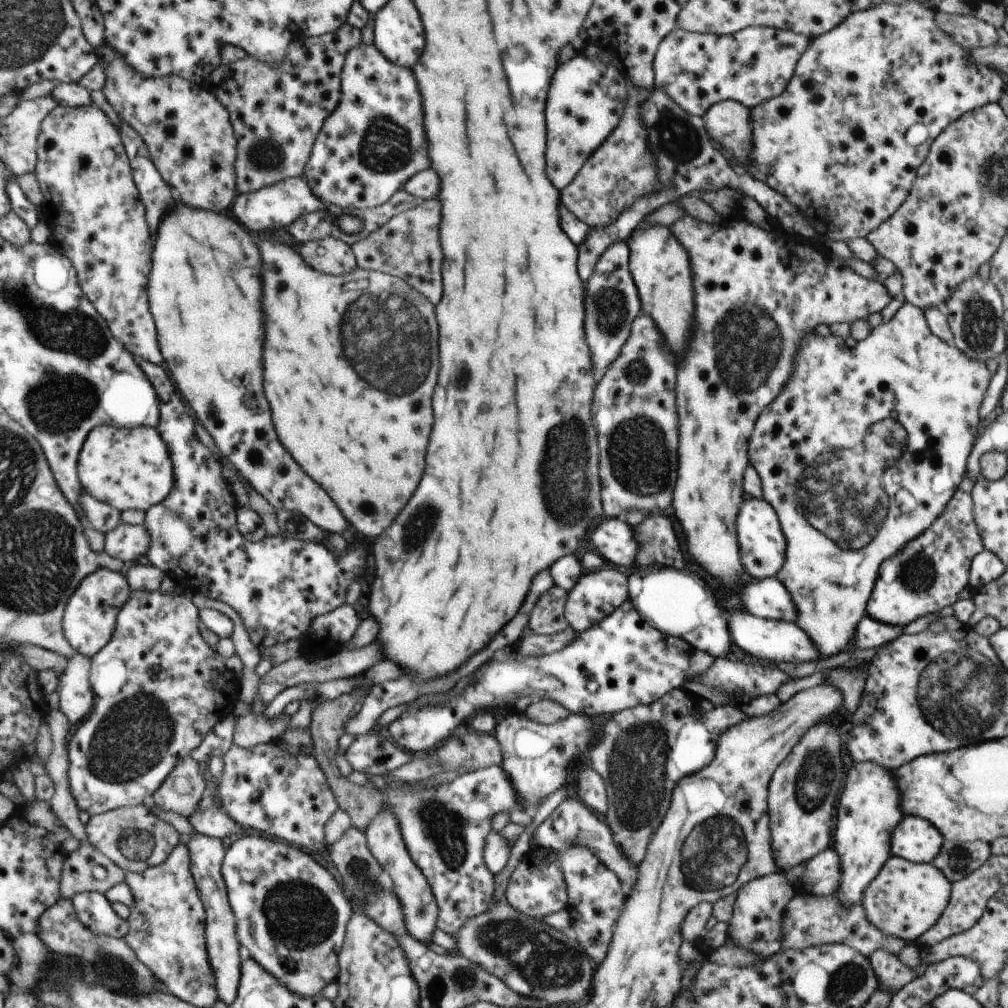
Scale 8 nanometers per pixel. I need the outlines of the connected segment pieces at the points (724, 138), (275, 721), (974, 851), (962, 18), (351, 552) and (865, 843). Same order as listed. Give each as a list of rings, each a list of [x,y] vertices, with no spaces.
[[[725,99],[706,110],[703,122],[711,142],[719,143],[740,167],[746,168],[751,146],[749,108]]]
[[[282,713],[277,718],[269,715],[263,717],[241,717],[236,726],[234,744],[251,748],[263,743],[273,743],[290,728],[292,716]]]
[[[943,839],[939,852],[931,864],[938,867],[951,882],[954,882],[979,868],[989,855],[990,845],[986,842],[970,843]]]
[[[934,11],[934,21],[937,26],[947,33],[957,44],[967,50],[977,47],[988,47],[996,44],[997,29],[992,25],[977,19],[974,14],[950,15]]]
[[[141,358],[136,360],[158,390],[161,420],[157,428],[170,446],[175,473],[175,486],[170,496],[146,512],[144,525],[152,538],[147,559],[167,572],[167,560],[181,558],[181,568],[185,570],[196,591],[232,606],[241,615],[250,640],[258,648],[261,649],[264,645],[271,648],[273,644],[293,639],[301,640],[311,630],[317,617],[332,613],[345,604],[347,588],[365,573],[367,560],[363,548],[358,542],[354,542],[353,548],[351,543],[345,556],[335,558],[323,543],[293,540],[282,534],[267,536],[259,542],[249,540],[237,528],[237,510],[233,508],[233,504],[237,504],[237,498],[224,477],[224,468],[217,455],[207,445],[199,442],[196,434],[197,418],[182,398],[169,370],[165,365],[156,365]]]
[[[871,761],[855,762],[847,772],[847,782],[839,796],[839,814],[835,814],[835,846],[839,852],[840,883],[835,890],[845,905],[861,902],[865,890],[891,857],[890,838],[898,822],[905,817],[902,812],[902,794],[897,790],[895,778],[889,770]]]

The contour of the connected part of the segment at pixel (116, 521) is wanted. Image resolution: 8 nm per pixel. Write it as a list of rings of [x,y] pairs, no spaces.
[[[83,490],[80,502],[84,516],[93,528],[105,535],[123,523],[122,512],[117,507],[95,498],[89,491]]]

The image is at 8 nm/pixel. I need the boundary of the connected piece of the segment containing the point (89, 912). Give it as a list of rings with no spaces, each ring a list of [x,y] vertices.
[[[85,891],[72,898],[79,920],[95,934],[125,939],[130,933],[130,922],[115,914],[111,901],[102,892]]]

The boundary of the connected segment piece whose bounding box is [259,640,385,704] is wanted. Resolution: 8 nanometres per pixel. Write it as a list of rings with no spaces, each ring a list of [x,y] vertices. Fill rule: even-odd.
[[[378,640],[362,649],[353,649],[345,646],[337,649],[331,656],[324,659],[310,661],[301,655],[294,659],[289,659],[284,663],[275,665],[264,677],[262,677],[260,688],[260,698],[266,704],[273,702],[279,694],[289,687],[296,687],[303,683],[324,683],[335,679],[353,678],[364,675],[370,668],[385,659]]]

